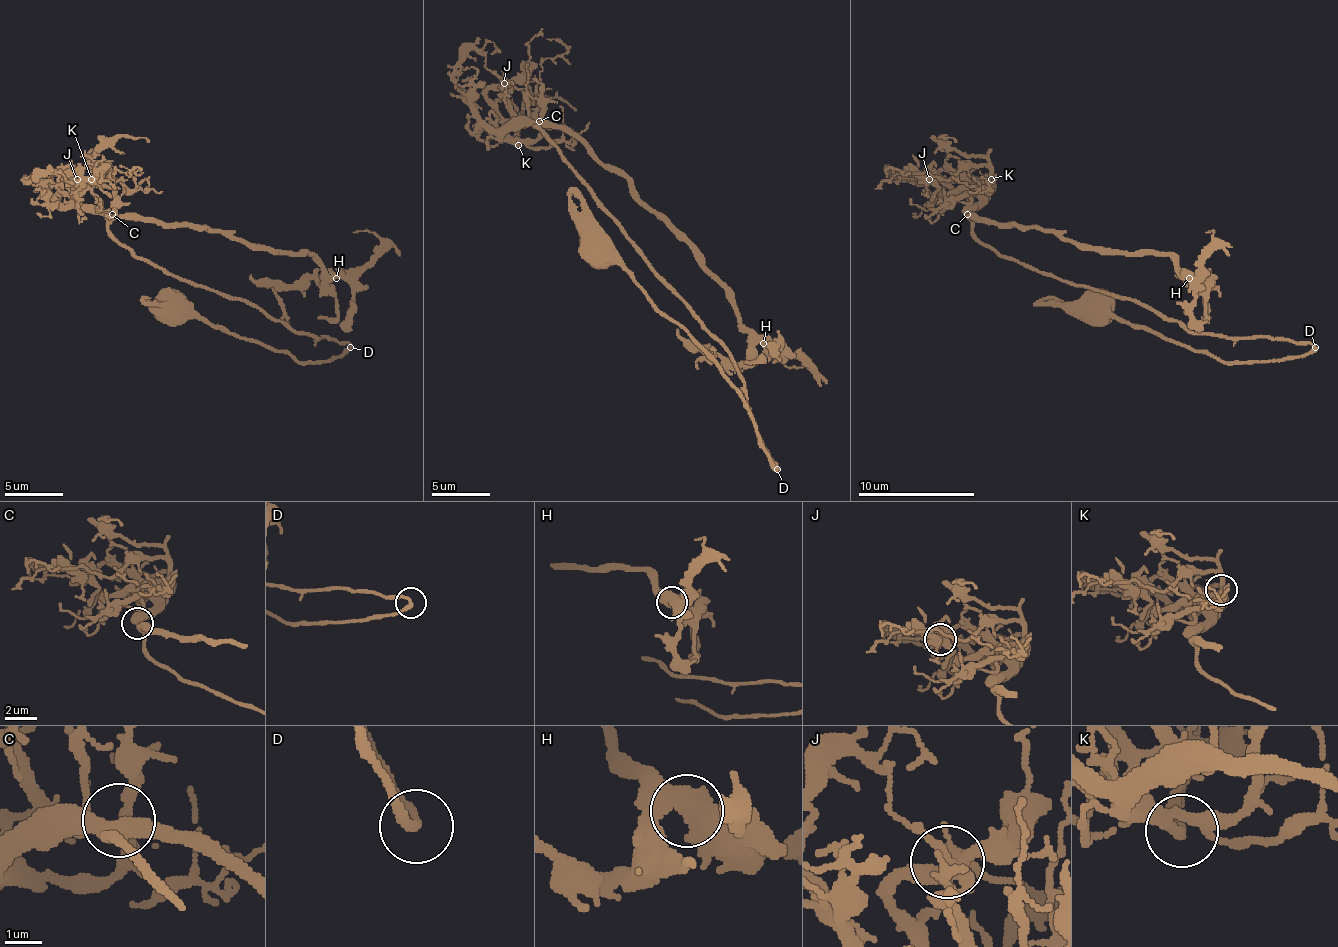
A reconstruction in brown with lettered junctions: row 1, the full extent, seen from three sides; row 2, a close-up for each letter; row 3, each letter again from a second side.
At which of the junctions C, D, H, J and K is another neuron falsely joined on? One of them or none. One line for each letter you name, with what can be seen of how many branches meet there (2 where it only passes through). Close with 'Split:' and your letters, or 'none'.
Split: none

